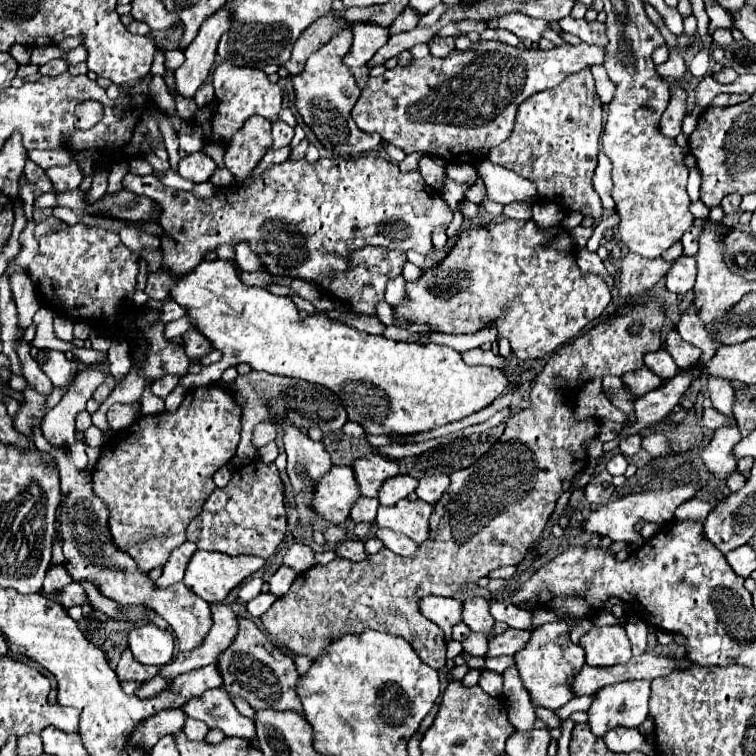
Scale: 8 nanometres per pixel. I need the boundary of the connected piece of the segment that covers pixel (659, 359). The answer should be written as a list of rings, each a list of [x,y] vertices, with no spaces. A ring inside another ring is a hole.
[[[658,349],[658,351],[652,351],[652,353],[646,353],[644,355],[644,363],[650,371],[654,371],[660,379],[670,379],[678,373],[678,365],[674,363],[674,359],[664,351],[664,349]]]

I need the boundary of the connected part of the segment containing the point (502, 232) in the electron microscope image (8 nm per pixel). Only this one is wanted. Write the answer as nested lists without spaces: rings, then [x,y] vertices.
[[[484,219],[478,227],[466,229],[458,235],[452,251],[430,269],[422,269],[418,281],[406,283],[408,299],[394,305],[394,325],[410,333],[474,333],[484,327],[496,327],[498,337],[510,341],[512,353],[520,361],[532,361],[552,355],[558,347],[566,345],[580,331],[598,319],[610,303],[610,291],[602,275],[584,273],[576,265],[576,245],[562,225],[540,229],[532,219]]]

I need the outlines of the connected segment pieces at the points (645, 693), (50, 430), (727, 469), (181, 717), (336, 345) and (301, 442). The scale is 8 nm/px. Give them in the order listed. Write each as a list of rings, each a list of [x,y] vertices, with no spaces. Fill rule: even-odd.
[[[624,681],[608,685],[594,693],[588,709],[588,725],[596,737],[604,737],[608,729],[640,727],[648,717],[650,683]]]
[[[98,365],[82,369],[62,401],[48,411],[42,421],[42,433],[50,445],[56,447],[70,447],[74,439],[74,421],[80,411],[86,409],[86,401],[92,399],[92,393],[104,383],[106,373],[98,369]]]
[[[736,425],[720,427],[710,443],[700,451],[700,457],[716,481],[726,481],[736,469],[736,459],[732,457],[732,447],[740,441],[740,431]]]
[[[166,709],[164,713],[156,713],[144,721],[144,725],[136,727],[136,733],[130,735],[130,745],[134,749],[144,749],[144,753],[150,753],[150,749],[170,733],[178,733],[184,727],[186,715],[182,709]]]
[[[232,259],[202,261],[194,271],[182,275],[176,285],[170,287],[170,297],[186,309],[186,317],[192,321],[192,327],[210,341],[212,349],[218,349],[222,353],[222,361],[202,367],[198,375],[182,377],[180,385],[184,385],[186,389],[216,383],[228,367],[234,367],[238,363],[250,363],[254,371],[286,375],[332,389],[342,399],[348,411],[348,419],[358,421],[366,433],[412,435],[468,417],[488,407],[502,391],[510,387],[510,379],[500,369],[484,365],[468,367],[458,351],[444,345],[390,341],[382,335],[370,335],[348,327],[342,321],[330,319],[322,313],[314,313],[302,319],[288,297],[272,295],[264,287],[246,285],[240,279],[240,273],[236,271]]]
[[[276,417],[276,423],[284,425],[284,451],[288,455],[288,477],[290,477],[290,483],[292,483],[294,495],[296,495],[296,511],[300,515],[300,523],[304,527],[310,527],[312,519],[316,519],[316,513],[306,503],[312,497],[312,491],[314,491],[312,487],[316,485],[316,481],[332,467],[330,455],[328,455],[328,451],[324,449],[322,443],[312,441],[306,433],[302,433],[300,429],[296,429],[294,425],[286,425],[284,417]]]

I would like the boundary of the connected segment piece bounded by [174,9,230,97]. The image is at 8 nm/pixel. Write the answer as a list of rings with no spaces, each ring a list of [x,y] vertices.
[[[224,9],[214,13],[208,21],[204,21],[204,25],[200,27],[200,33],[184,51],[186,61],[174,71],[174,79],[176,79],[174,91],[178,95],[194,97],[198,87],[208,79],[216,59],[218,39],[222,33],[228,31],[228,25],[230,25],[228,19],[230,19],[230,13],[224,13]]]

